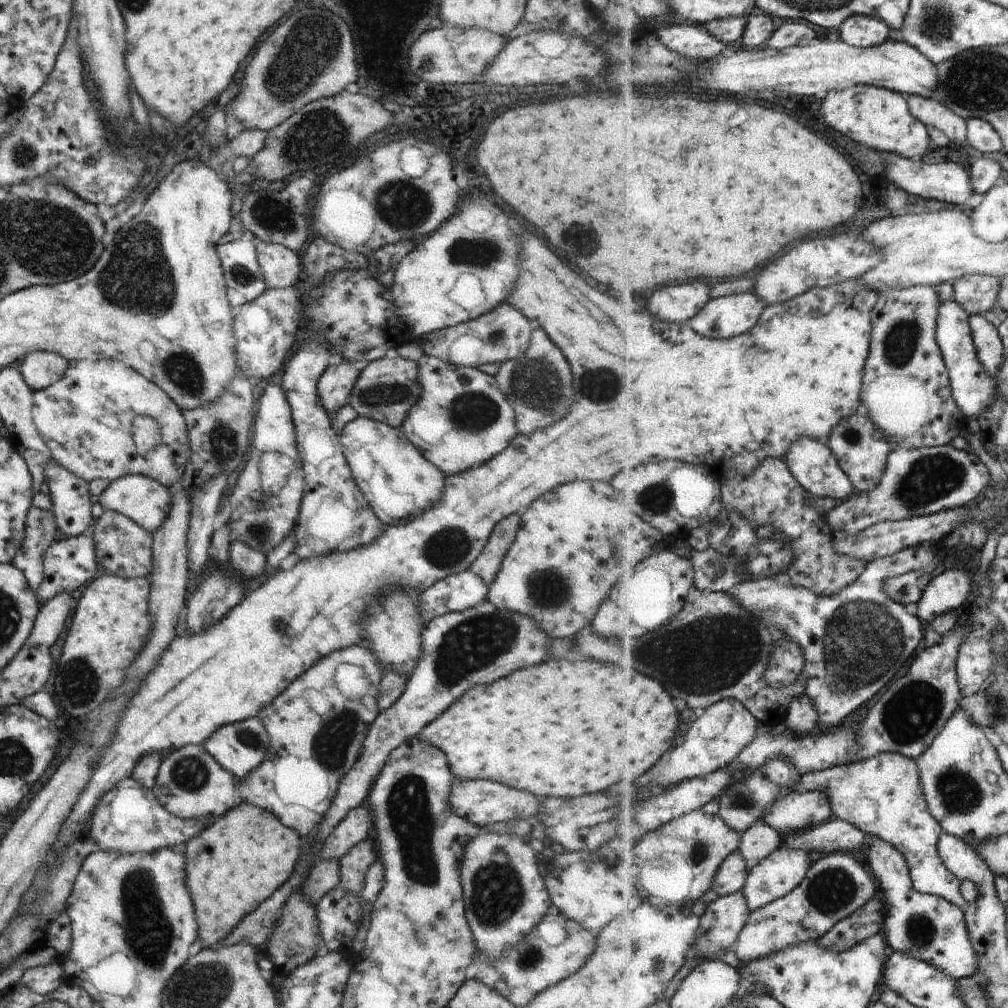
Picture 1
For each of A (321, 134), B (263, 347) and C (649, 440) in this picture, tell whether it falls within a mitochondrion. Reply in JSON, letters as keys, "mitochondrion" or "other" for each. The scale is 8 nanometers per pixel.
{"A":"mitochondrion","B":"other","C":"other"}

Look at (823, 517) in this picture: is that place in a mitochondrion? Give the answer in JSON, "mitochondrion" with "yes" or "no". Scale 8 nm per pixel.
{"mitochondrion":"no"}

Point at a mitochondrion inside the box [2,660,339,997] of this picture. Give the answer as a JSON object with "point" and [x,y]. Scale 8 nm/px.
{"point":[149,934]}

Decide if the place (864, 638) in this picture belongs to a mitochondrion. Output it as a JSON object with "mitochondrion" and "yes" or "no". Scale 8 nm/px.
{"mitochondrion":"yes"}

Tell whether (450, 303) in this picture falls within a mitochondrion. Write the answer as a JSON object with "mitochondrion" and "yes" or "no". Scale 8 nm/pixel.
{"mitochondrion":"no"}

